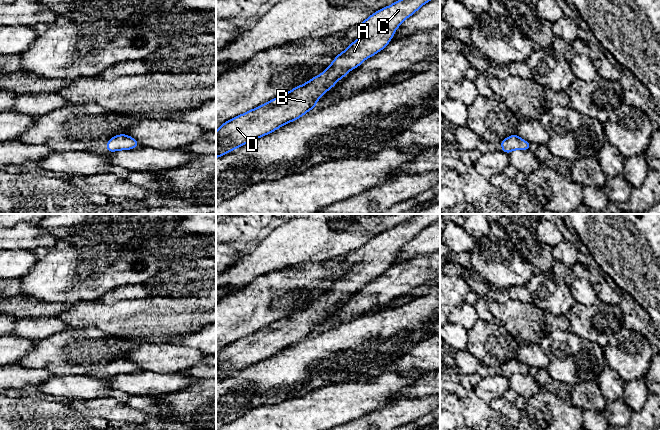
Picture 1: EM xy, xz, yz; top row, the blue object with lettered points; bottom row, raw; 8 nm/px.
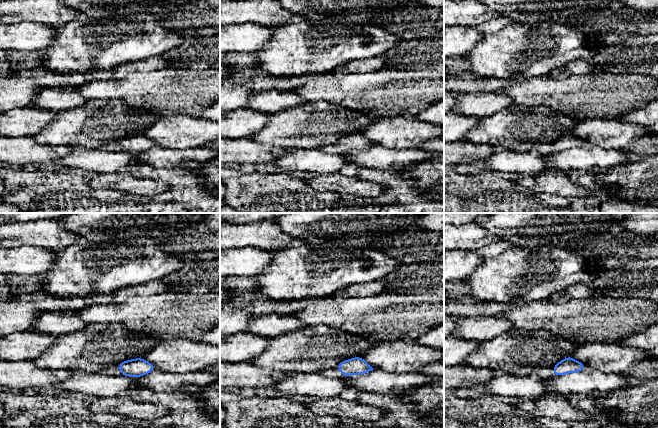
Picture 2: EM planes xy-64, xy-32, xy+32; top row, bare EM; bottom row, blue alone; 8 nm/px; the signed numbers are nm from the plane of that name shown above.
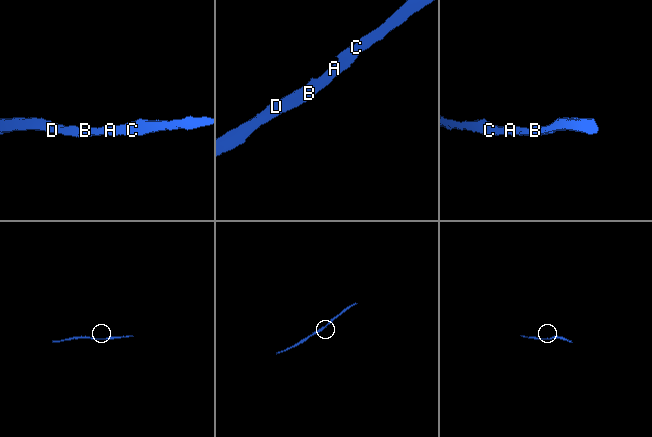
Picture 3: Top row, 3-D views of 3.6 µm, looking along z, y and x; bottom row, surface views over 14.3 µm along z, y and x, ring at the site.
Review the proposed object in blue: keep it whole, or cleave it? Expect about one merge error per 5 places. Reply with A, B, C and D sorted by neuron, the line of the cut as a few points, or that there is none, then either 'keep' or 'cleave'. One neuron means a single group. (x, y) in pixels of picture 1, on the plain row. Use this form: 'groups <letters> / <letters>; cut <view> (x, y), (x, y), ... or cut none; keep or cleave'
groups A B C D; cut none; keep

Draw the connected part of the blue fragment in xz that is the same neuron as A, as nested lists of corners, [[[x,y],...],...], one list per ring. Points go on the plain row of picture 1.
[[[418,214],[368,241],[358,253],[363,259],[320,299],[271,325],[219,350],[216,356],[216,382],[267,359],[315,332],[318,323],[352,293],[383,274],[399,249],[422,229],[440,219],[440,214]]]

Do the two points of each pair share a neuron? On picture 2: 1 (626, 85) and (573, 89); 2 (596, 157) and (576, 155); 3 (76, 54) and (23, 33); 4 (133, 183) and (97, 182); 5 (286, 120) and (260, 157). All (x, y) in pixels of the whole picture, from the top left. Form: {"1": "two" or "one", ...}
{"1": "one", "2": "one", "3": "two", "4": "one", "5": "two"}

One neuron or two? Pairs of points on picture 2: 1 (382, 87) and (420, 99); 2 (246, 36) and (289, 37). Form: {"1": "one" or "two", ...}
{"1": "one", "2": "two"}

